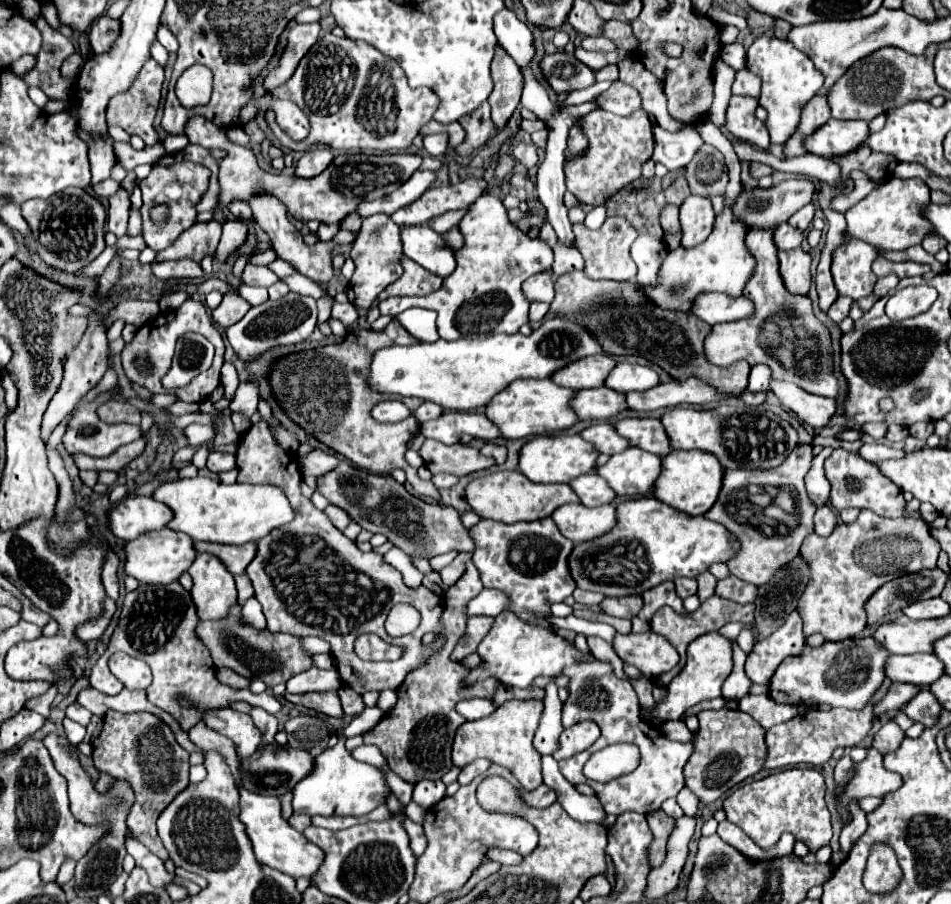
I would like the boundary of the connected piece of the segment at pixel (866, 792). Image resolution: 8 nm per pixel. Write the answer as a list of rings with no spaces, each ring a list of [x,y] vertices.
[[[876,749],[868,751],[868,757],[856,765],[856,775],[842,785],[844,787],[844,807],[848,811],[849,822],[852,821],[852,813],[848,807],[850,799],[858,797],[882,797],[886,793],[892,793],[902,787],[902,777],[898,773],[892,773],[884,769],[882,765],[882,753]]]

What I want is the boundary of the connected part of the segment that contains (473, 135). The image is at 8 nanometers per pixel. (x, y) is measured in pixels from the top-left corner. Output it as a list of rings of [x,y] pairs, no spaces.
[[[484,101],[476,111],[460,117],[460,125],[466,129],[466,139],[456,151],[460,155],[470,155],[474,149],[486,145],[494,135],[494,123],[490,119],[490,105]]]

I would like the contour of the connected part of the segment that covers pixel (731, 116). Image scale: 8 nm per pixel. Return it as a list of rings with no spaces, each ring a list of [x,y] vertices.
[[[732,95],[728,109],[726,109],[726,131],[738,139],[746,141],[758,149],[768,151],[770,146],[769,133],[765,122],[757,119],[756,107],[759,103],[754,97],[740,97]]]

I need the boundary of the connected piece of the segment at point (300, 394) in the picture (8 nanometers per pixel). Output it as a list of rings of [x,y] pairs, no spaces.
[[[396,319],[390,321],[382,331],[372,331],[372,329],[352,329],[348,331],[350,335],[344,339],[344,343],[340,345],[326,345],[314,351],[306,351],[306,353],[294,353],[288,355],[284,359],[280,359],[276,363],[276,367],[272,369],[270,375],[270,383],[274,389],[276,399],[280,401],[282,409],[296,421],[300,423],[306,431],[310,431],[316,439],[320,439],[322,443],[326,443],[328,447],[332,447],[334,451],[342,453],[344,457],[348,457],[356,467],[366,469],[368,473],[376,473],[376,475],[388,475],[392,469],[402,469],[407,474],[407,481],[418,491],[420,495],[431,495],[436,501],[440,501],[438,489],[431,480],[421,480],[417,470],[410,467],[404,459],[404,453],[408,451],[408,443],[420,433],[420,423],[416,421],[414,415],[410,415],[408,419],[400,421],[400,423],[378,423],[372,419],[370,411],[372,407],[386,399],[398,399],[402,401],[410,411],[416,411],[418,405],[422,405],[424,401],[416,401],[416,397],[400,397],[400,395],[384,395],[384,393],[376,393],[374,389],[368,389],[368,367],[372,363],[374,353],[382,347],[392,347],[392,345],[416,345],[420,341],[416,341],[416,337],[412,337]]]

